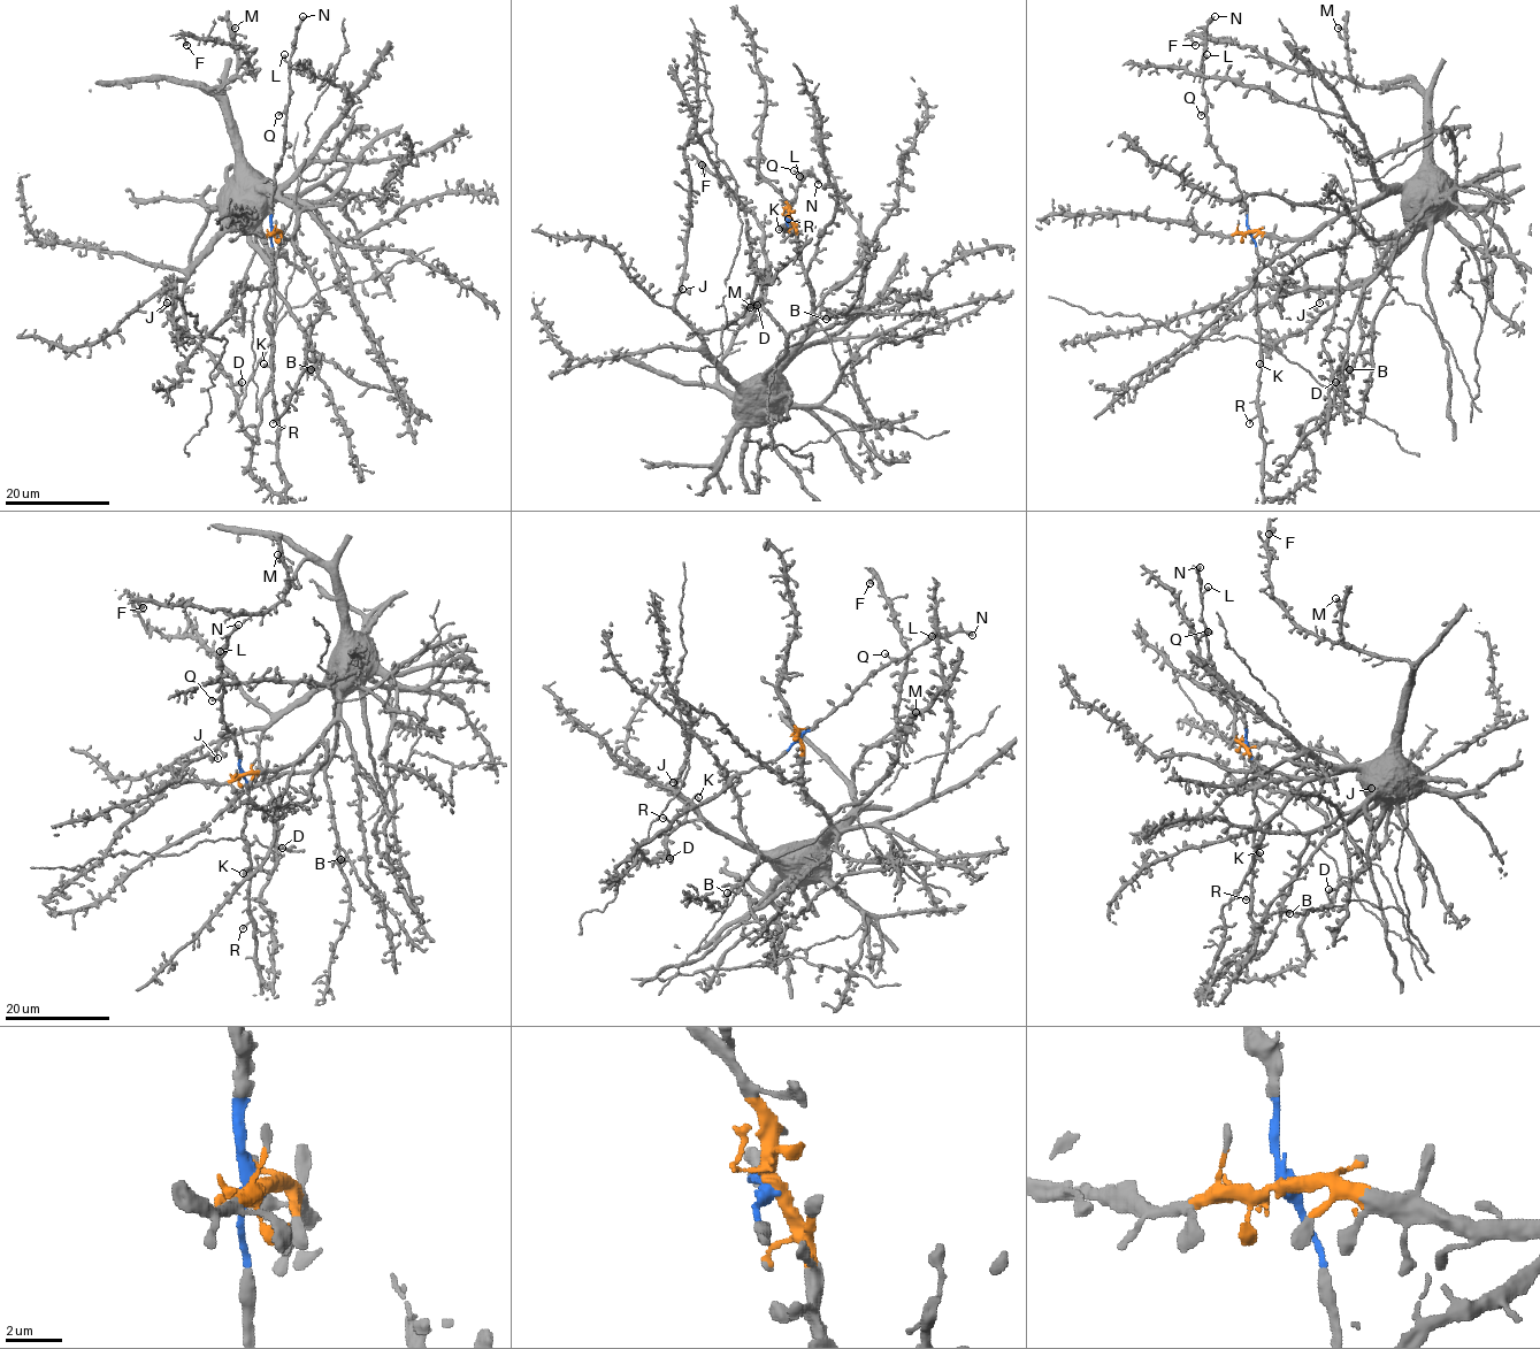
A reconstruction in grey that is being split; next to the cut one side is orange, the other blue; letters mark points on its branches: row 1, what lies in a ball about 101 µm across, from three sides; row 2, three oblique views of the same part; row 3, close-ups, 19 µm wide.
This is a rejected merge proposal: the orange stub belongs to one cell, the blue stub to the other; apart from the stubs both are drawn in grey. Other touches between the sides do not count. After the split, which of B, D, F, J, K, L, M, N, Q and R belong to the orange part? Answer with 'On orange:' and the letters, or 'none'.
On orange: B, D, F, J, M

